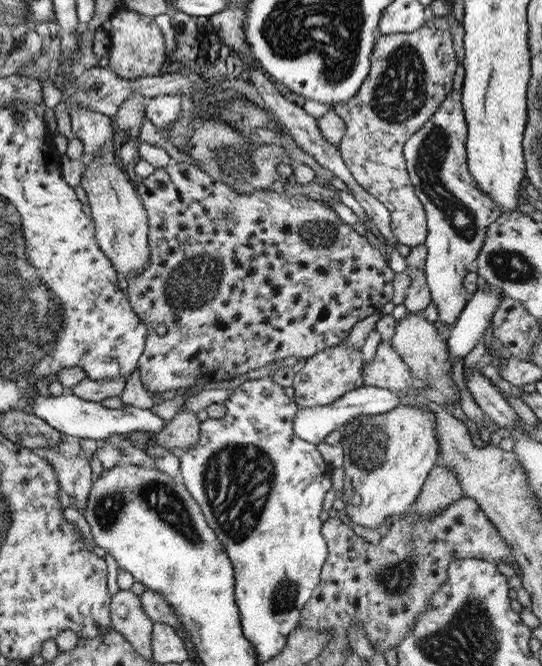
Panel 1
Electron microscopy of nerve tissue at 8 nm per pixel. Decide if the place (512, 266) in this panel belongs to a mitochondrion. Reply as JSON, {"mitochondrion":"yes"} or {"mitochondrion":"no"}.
{"mitochondrion":"yes"}

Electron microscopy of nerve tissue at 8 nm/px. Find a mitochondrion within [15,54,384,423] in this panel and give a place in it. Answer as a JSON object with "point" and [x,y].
{"point":[185,289]}

